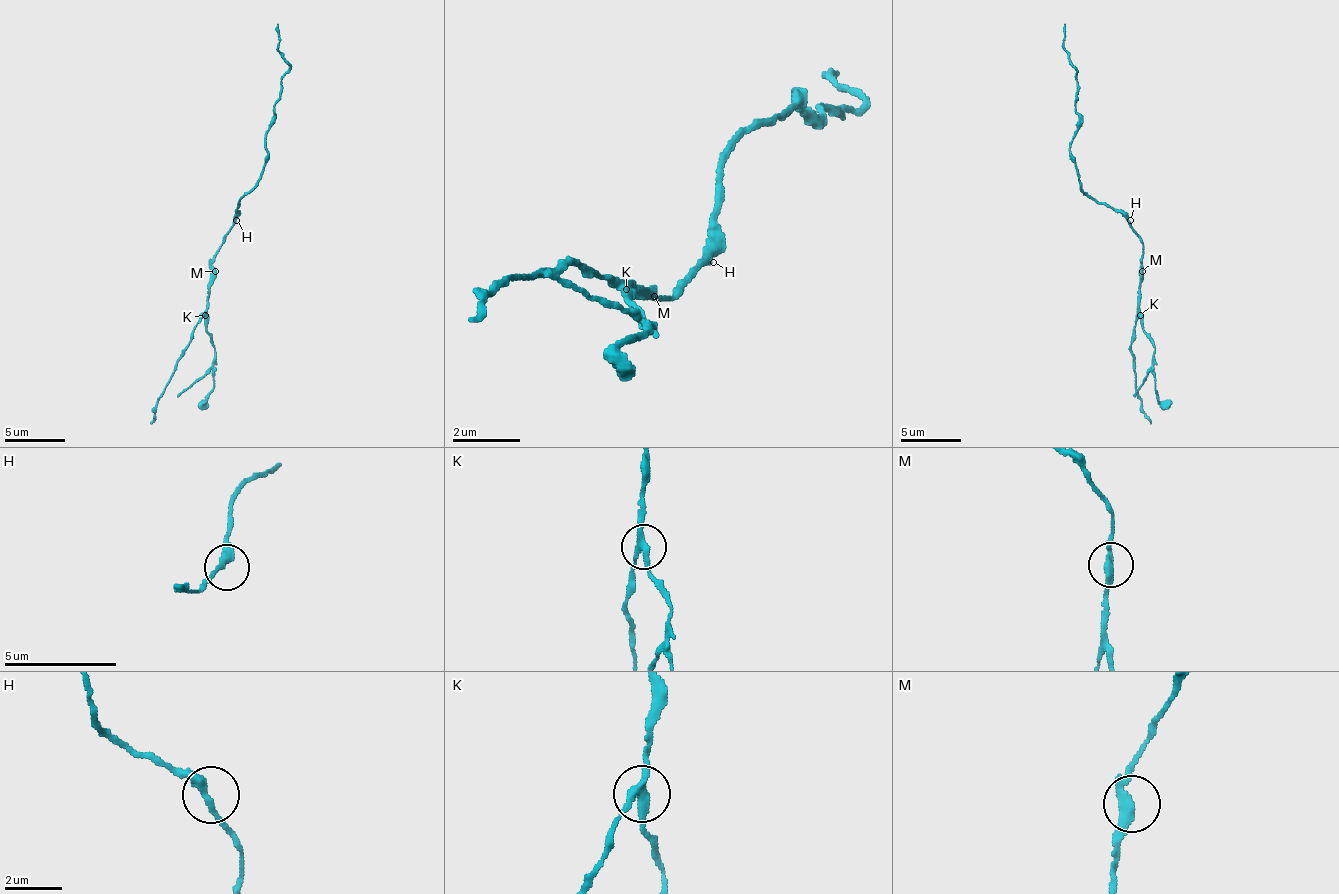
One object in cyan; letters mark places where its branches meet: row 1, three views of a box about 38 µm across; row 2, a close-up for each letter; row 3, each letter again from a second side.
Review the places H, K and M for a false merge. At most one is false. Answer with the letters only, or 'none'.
K

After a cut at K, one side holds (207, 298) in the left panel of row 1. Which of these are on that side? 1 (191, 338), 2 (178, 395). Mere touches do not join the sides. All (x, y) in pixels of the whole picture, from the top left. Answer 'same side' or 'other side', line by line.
1: same side
2: other side

